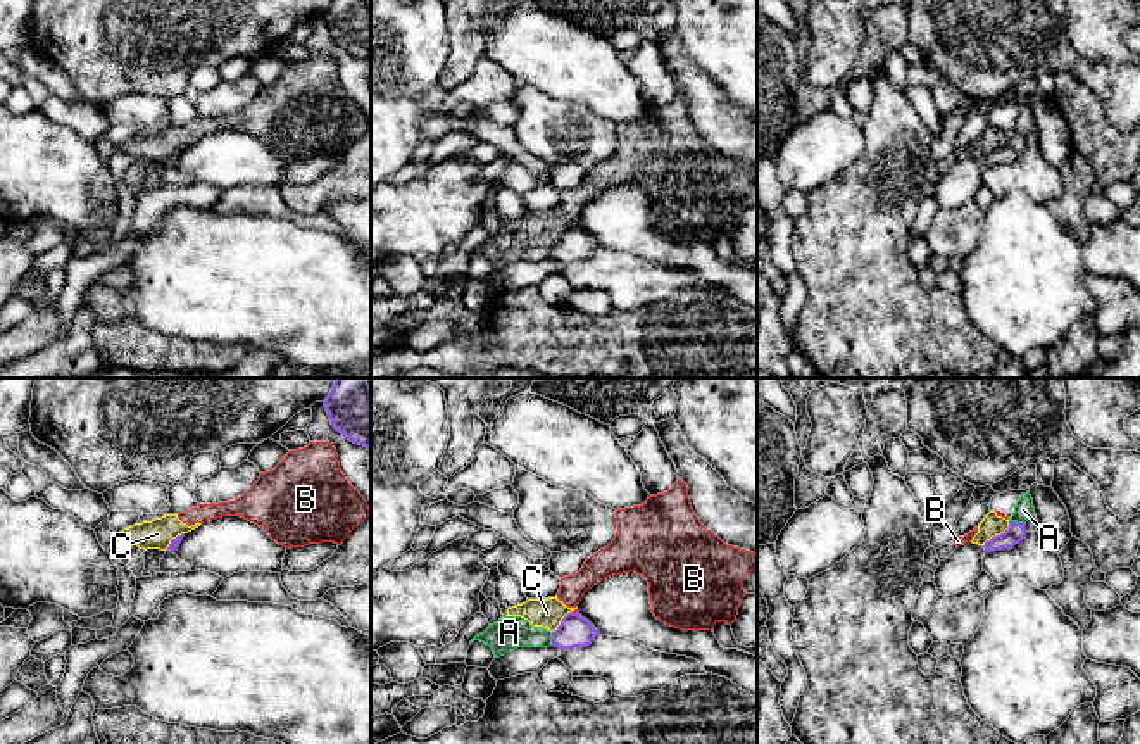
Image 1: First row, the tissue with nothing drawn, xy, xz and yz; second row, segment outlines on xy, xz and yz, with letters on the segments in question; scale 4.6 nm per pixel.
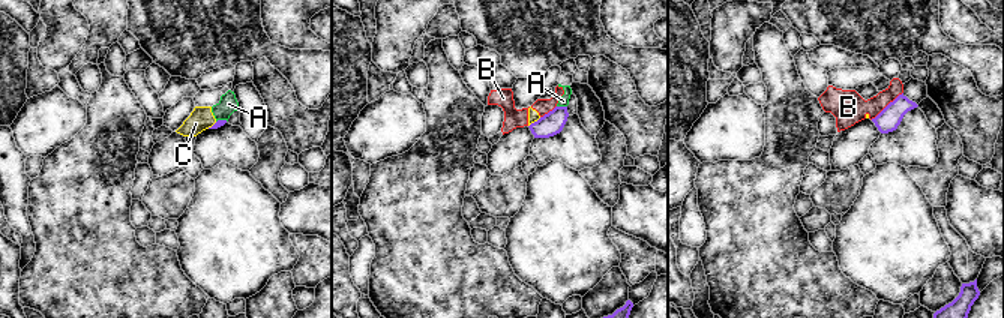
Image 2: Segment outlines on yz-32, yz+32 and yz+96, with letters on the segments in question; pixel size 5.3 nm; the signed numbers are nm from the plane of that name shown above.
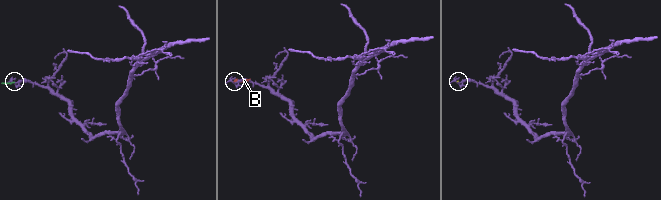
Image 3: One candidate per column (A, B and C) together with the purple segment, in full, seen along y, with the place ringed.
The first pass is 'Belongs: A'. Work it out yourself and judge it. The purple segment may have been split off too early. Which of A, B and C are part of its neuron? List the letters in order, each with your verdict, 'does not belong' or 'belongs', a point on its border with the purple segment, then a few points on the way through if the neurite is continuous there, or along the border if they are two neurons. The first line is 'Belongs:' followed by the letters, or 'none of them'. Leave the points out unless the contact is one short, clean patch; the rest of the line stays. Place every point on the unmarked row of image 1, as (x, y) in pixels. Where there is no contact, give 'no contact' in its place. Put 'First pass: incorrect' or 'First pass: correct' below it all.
Belongs: none of them
A: does not belong; meets purple in yz at (1016, 135); border along yz (1023, 135), (1009, 137)
B: does not belong; meets purple in xz at (576, 226)
C: does not belong; meets purple in yz at (995, 149); border along yz (1009, 137), (983, 159)
First pass: incorrect

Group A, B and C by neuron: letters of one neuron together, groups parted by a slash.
A B C

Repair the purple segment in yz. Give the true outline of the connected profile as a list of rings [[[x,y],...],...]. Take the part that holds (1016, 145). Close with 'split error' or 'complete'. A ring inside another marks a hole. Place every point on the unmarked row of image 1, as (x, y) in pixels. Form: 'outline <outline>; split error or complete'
outline [[[1011,135],[1009,142],[1004,147],[987,154],[983,161],[987,166],[1012,162],[1016,157],[1019,157],[1026,150],[1026,147],[1028,145],[1024,136]]]; complete

